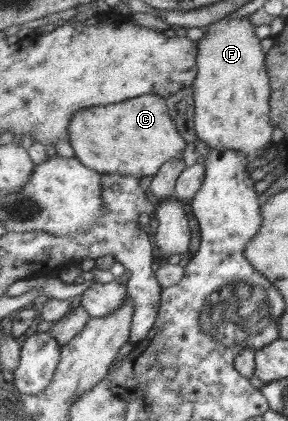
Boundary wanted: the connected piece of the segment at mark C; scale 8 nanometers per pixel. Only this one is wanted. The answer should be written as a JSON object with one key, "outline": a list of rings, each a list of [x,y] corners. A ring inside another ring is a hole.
{"outline":[[[153,93],[119,104],[77,110],[69,119],[66,136],[74,157],[85,168],[99,174],[117,173],[139,178],[153,176],[166,160],[181,159],[186,144],[167,116],[164,98]]]}

